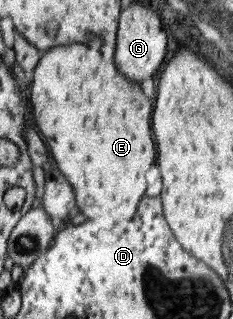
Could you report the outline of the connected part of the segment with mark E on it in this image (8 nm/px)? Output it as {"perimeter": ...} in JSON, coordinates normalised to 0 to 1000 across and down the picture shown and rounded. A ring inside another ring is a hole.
{"perimeter":[[[309,135],[288,141],[245,141],[227,154],[210,154],[176,191],[159,197],[159,223],[146,223],[146,235],[129,248],[124,292],[133,304],[133,329],[142,329],[142,367],[155,373],[163,398],[176,398],[167,423],[185,436],[185,448],[210,461],[215,498],[236,505],[253,542],[296,567],[296,574],[322,592],[326,643],[339,646],[343,668],[365,674],[369,687],[442,687],[442,699],[476,693],[476,699],[511,699],[511,693],[554,693],[571,674],[584,674],[588,643],[597,643],[597,624],[614,618],[622,605],[622,586],[631,586],[631,567],[622,567],[622,542],[631,530],[665,511],[665,448],[657,448],[657,417],[648,417],[648,348],[657,348],[657,329],[648,329],[648,310],[614,292],[614,279],[588,266],[588,260],[562,260],[554,248],[536,248],[502,210],[494,210],[489,191],[494,166],[485,179],[468,179],[468,166],[425,166],[421,154],[399,154],[391,144],[352,135]]]}

